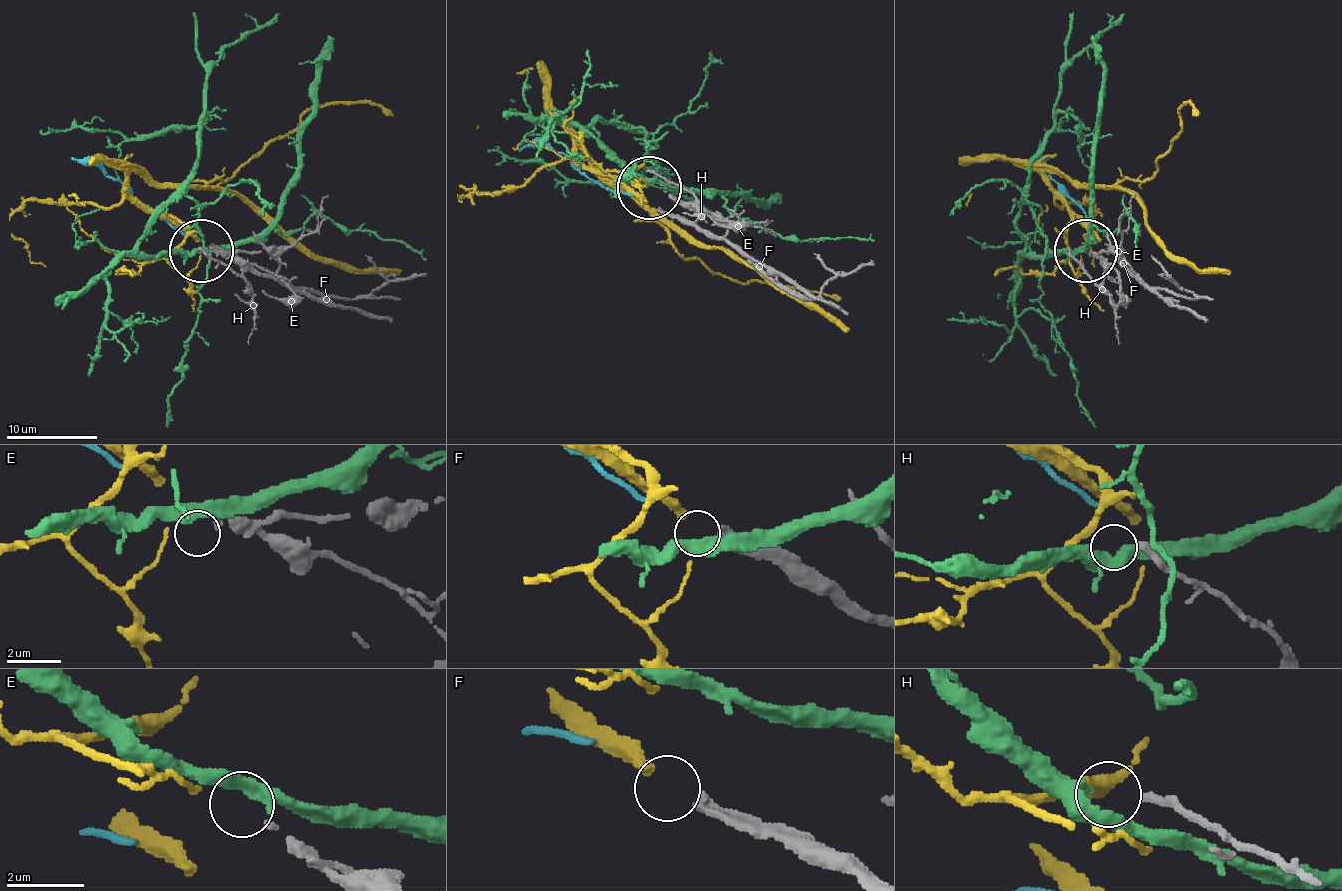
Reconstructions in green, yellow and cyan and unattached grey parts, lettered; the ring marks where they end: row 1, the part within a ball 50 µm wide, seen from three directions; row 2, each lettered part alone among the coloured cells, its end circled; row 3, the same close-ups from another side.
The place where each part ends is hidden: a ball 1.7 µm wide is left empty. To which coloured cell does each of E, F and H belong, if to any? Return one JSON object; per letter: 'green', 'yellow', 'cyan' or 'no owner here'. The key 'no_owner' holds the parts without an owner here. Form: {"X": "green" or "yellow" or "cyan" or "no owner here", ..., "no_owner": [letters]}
{"E": "no owner here", "F": "yellow", "H": "no owner here", "no_owner": ["E", "H"]}

